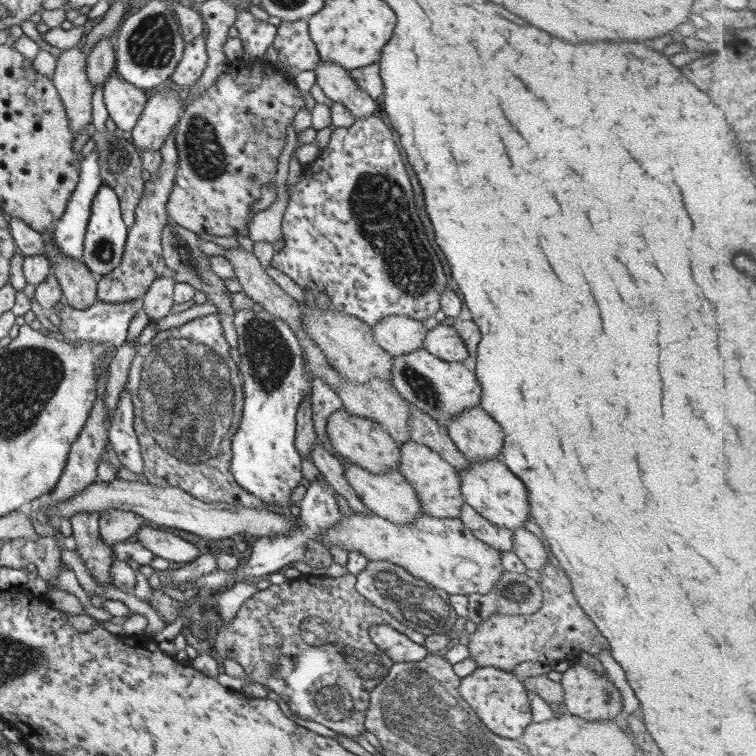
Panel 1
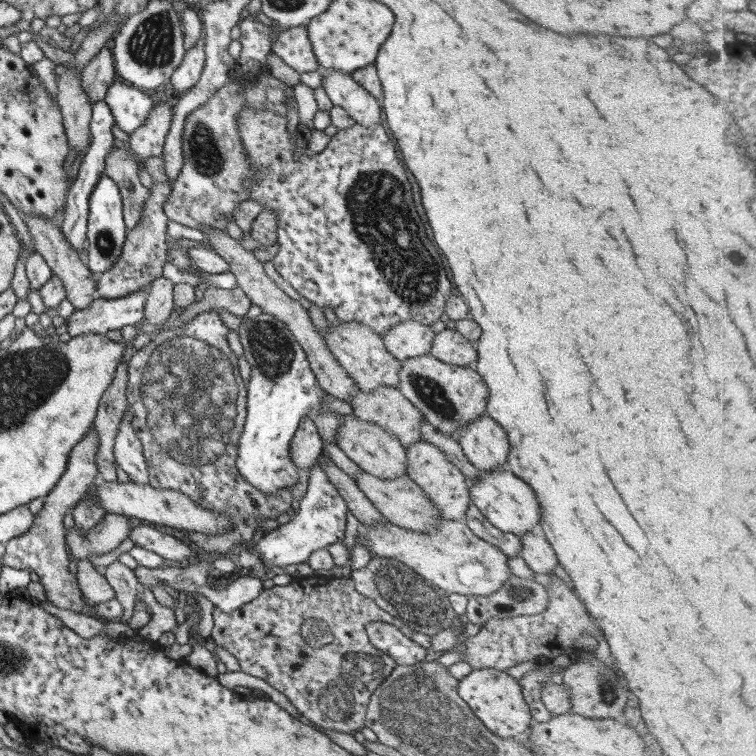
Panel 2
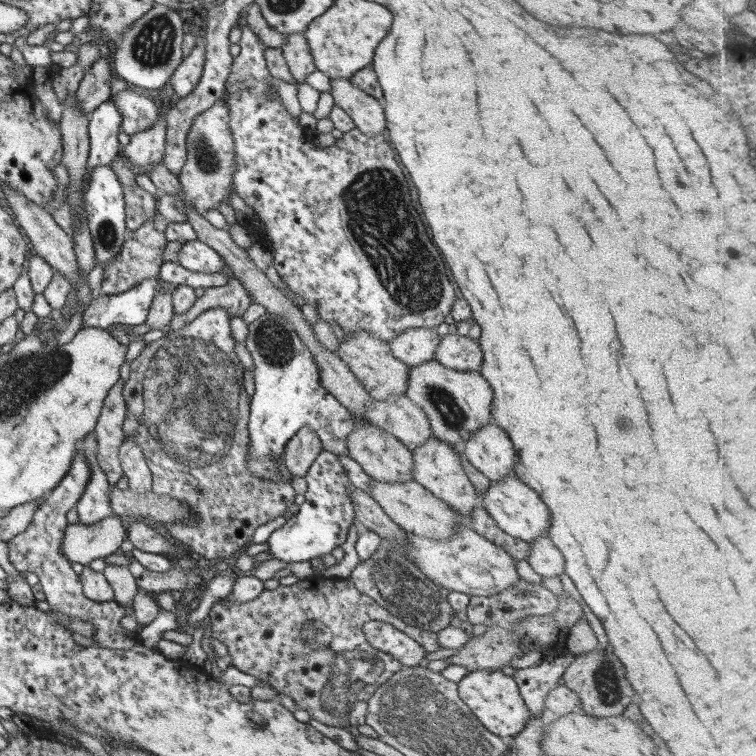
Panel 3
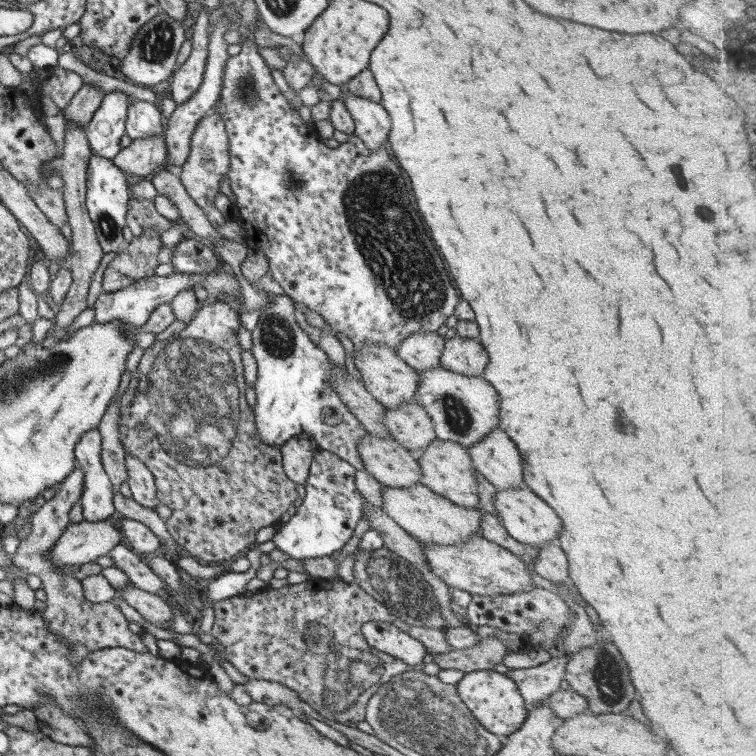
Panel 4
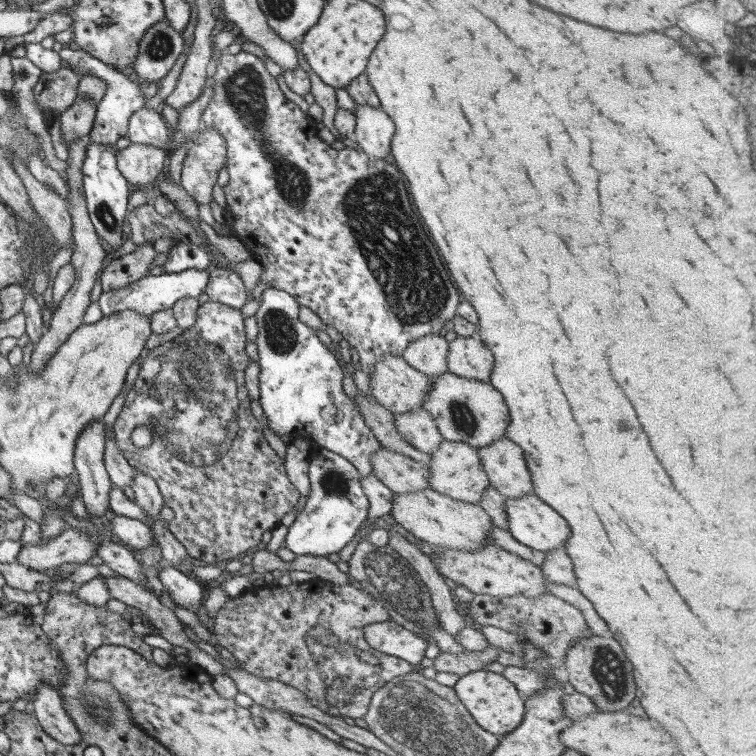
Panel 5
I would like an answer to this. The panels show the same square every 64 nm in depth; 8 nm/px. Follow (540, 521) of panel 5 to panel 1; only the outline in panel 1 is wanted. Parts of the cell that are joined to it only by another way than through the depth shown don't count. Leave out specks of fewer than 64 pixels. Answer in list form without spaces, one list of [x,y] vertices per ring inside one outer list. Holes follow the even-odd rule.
[[[491,457],[485,461],[471,461],[467,467],[457,469],[457,474],[459,474],[459,489],[464,502],[482,518],[511,532],[517,528],[523,528],[523,523],[531,514],[527,490],[523,482],[498,457]]]

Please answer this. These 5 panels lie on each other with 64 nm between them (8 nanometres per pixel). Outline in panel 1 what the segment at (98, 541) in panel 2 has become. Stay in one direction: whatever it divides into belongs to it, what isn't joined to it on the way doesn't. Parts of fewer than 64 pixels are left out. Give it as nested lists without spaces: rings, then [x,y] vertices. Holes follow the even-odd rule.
[[[112,508],[100,511],[98,534],[110,549],[115,542],[134,536],[142,527],[144,519],[131,511]]]

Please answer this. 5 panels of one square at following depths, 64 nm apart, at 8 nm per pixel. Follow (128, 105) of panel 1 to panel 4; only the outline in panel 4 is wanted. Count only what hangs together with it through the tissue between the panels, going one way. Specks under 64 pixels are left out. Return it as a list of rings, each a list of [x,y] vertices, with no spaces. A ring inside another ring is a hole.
[[[137,98],[130,100],[124,126],[125,134],[130,139],[149,137],[155,133],[164,134],[164,119],[157,106]]]

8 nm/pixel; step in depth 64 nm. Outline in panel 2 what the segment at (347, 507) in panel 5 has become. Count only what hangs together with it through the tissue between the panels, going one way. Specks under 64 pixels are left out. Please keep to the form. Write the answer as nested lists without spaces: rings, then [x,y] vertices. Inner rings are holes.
[[[315,462],[308,470],[306,492],[300,498],[297,513],[292,520],[279,526],[276,530],[270,531],[253,545],[257,551],[259,563],[255,569],[247,572],[252,574],[273,573],[291,564],[306,563],[307,557],[315,549],[326,549],[327,546],[344,538],[345,514],[347,504],[337,492],[337,488],[327,480],[325,470]]]

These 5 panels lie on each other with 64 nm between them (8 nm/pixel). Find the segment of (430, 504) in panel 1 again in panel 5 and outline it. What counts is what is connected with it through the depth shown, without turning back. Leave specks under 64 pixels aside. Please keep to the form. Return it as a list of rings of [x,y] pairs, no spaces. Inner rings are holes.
[[[441,441],[437,449],[429,454],[429,479],[427,487],[469,504],[478,504],[485,487],[489,487],[489,480],[481,468],[481,460],[477,456],[477,448],[462,442]]]

